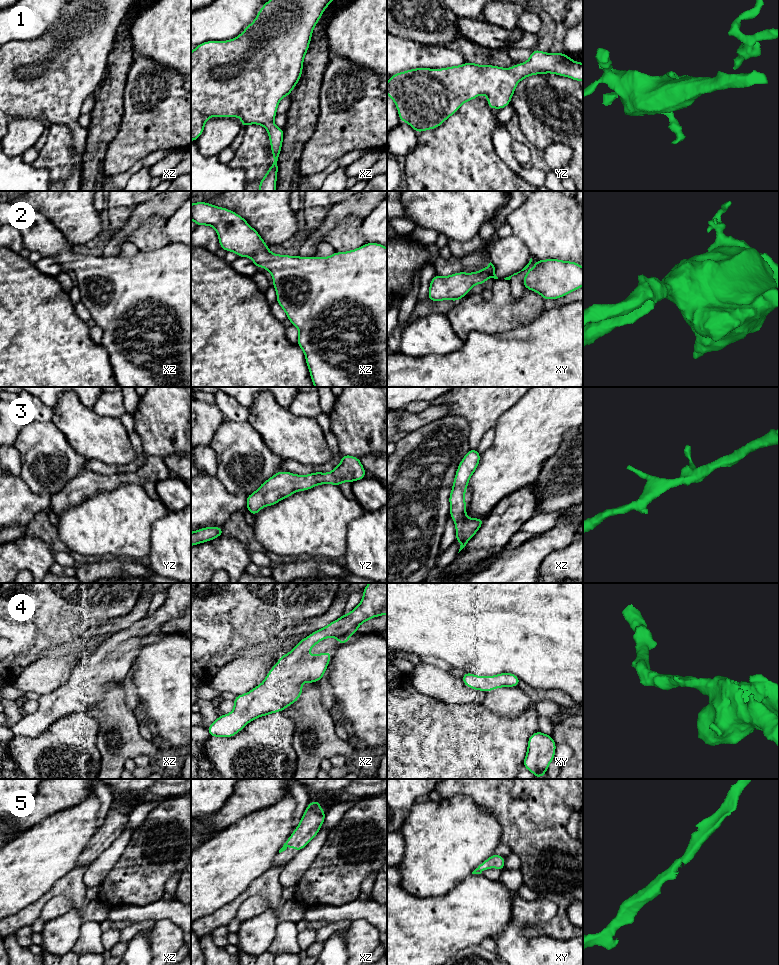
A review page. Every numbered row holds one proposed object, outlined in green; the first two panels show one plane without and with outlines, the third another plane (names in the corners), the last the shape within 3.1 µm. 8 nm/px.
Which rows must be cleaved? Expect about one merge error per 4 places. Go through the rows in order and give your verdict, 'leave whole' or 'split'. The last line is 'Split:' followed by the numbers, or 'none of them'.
1: leave whole
2: leave whole
3: leave whole
4: leave whole
5: leave whole
Split: none of them

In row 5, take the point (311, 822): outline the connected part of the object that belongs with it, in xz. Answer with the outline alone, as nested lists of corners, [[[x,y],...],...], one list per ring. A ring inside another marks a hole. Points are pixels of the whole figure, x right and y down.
[[[315,800],[307,805],[307,808],[300,820],[299,825],[292,832],[279,853],[291,846],[297,852],[303,849],[320,831],[325,820],[326,812],[320,807],[320,800]]]

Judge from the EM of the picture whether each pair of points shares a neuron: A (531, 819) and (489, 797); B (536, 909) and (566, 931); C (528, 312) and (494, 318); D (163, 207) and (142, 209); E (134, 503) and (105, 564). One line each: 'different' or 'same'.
A: same
B: different
C: same
D: same
E: different

